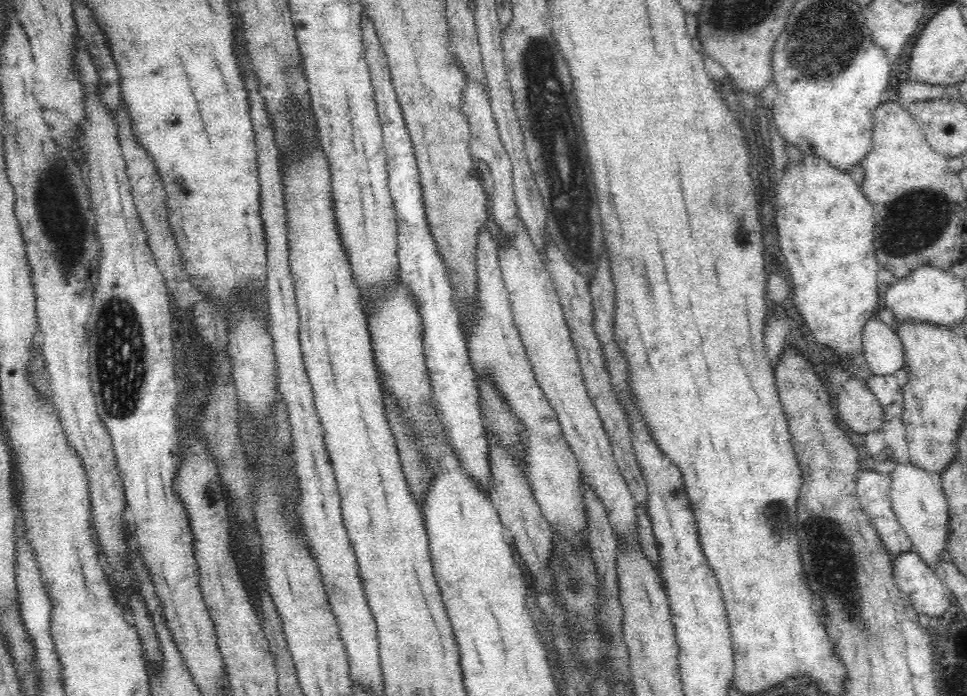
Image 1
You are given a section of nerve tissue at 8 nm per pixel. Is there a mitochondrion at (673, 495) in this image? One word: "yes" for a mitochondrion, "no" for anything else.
yes

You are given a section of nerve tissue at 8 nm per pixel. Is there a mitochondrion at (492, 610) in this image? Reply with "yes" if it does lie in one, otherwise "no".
no

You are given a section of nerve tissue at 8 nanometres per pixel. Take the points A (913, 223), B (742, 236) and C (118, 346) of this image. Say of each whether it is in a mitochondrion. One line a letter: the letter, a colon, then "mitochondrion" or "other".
A: mitochondrion
B: mitochondrion
C: mitochondrion

